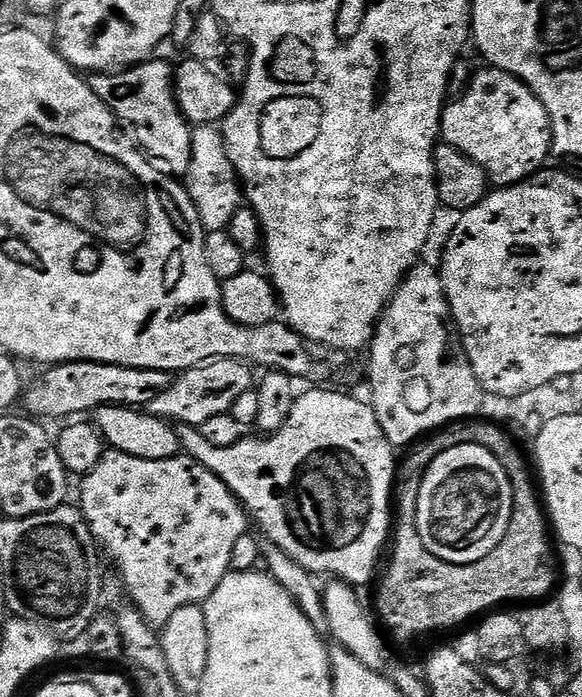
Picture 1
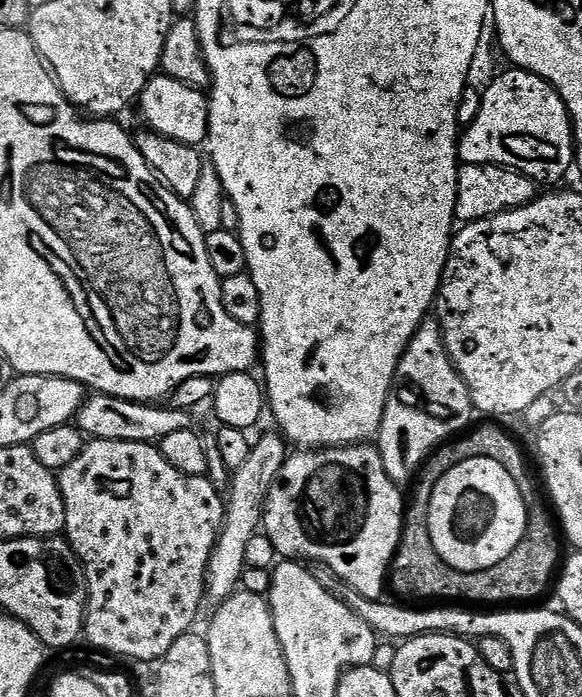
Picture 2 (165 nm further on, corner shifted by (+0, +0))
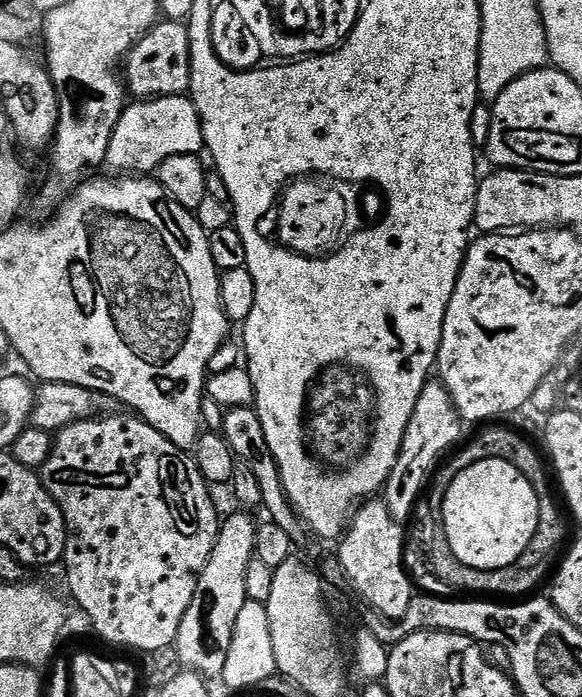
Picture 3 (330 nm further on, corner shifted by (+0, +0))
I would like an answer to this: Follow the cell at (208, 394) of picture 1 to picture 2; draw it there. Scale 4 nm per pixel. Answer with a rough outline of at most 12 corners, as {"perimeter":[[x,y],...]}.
{"perimeter":[[92,394],[75,423],[94,440],[156,444],[187,411]]}

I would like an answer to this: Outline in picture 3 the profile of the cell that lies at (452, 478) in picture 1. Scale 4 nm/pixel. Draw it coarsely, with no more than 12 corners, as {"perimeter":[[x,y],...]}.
{"perimeter":[[501,456],[450,482],[454,558],[511,569],[540,531],[540,499]]}

